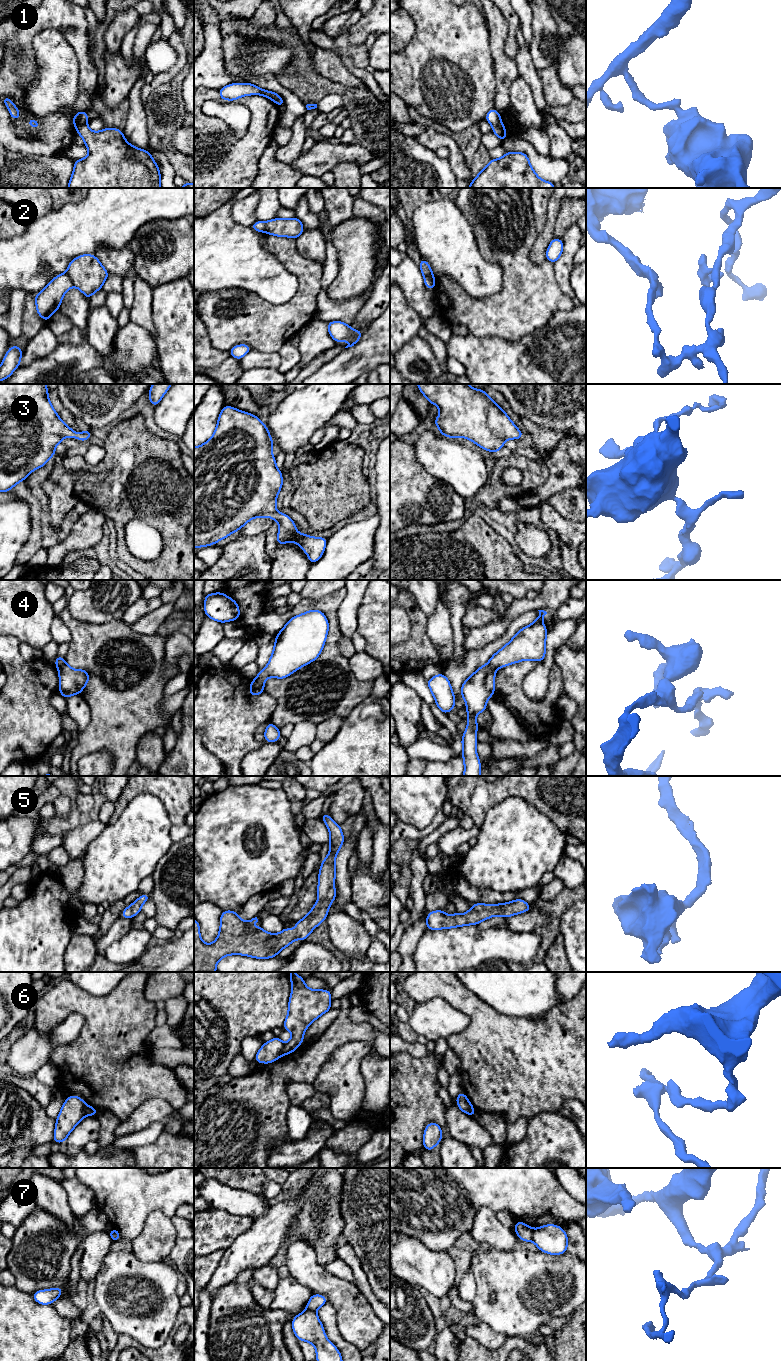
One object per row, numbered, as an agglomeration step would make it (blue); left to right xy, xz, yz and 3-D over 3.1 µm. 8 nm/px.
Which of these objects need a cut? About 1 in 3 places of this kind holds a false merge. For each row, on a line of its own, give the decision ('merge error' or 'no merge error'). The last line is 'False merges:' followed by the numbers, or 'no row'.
1: merge error
2: merge error
3: no merge error
4: merge error
5: no merge error
6: merge error
7: merge error
False merges: 1, 2, 4, 6, 7

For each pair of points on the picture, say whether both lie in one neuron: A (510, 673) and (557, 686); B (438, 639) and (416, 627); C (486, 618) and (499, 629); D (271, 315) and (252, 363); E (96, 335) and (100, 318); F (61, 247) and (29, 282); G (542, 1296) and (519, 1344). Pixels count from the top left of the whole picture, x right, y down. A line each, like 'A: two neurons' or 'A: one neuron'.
A: one neuron
B: two neurons
C: two neurons
D: two neurons
E: one neuron
F: one neuron
G: two neurons

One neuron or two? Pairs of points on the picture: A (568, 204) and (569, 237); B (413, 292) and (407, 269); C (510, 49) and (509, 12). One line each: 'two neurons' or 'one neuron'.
A: two neurons
B: one neuron
C: one neuron

